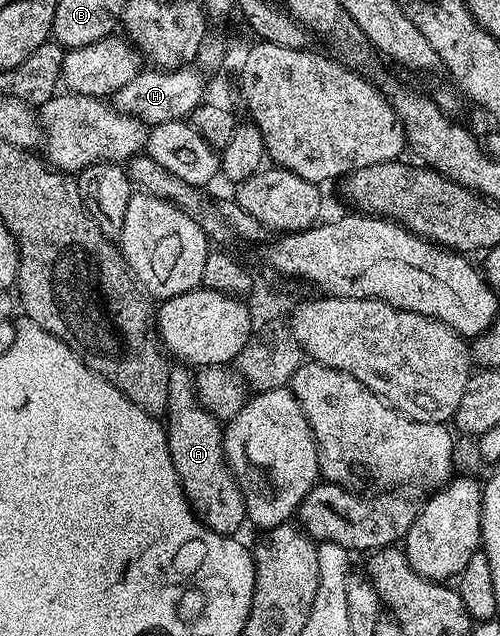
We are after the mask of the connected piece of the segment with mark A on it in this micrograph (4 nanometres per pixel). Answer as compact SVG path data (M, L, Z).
M183 362L170 367L166 431L170 462L178 474L184 496L192 513L210 530L223 536L235 537L240 527L245 527L248 515L236 477L224 461L224 433L221 421L215 420L200 404L196 396L196 377L193 369Z

